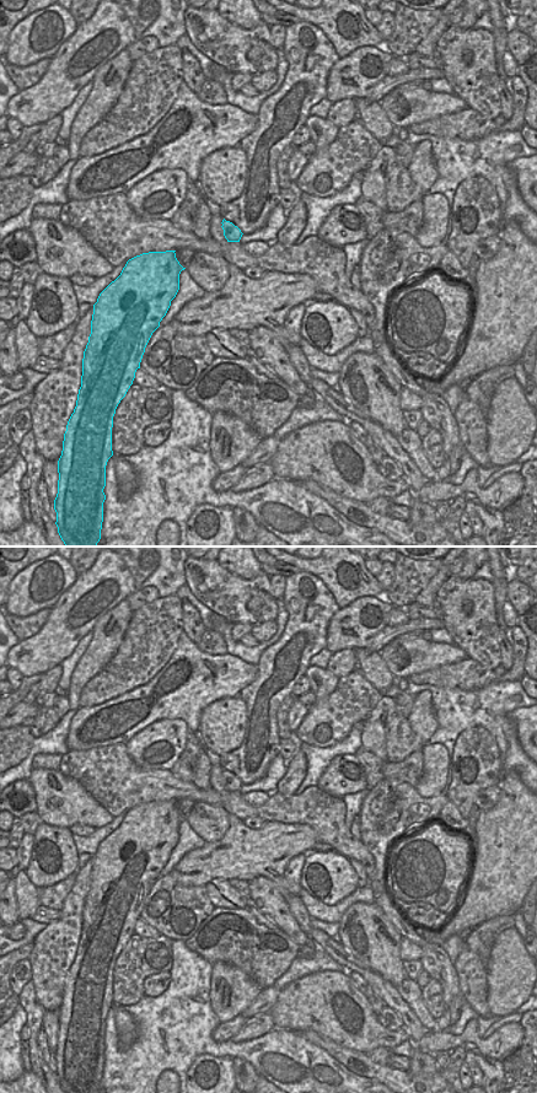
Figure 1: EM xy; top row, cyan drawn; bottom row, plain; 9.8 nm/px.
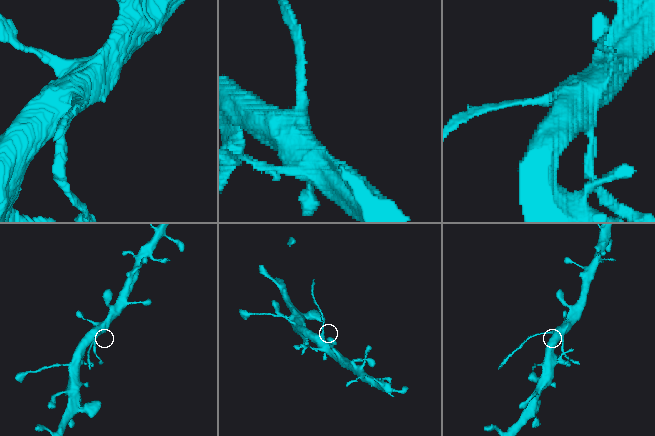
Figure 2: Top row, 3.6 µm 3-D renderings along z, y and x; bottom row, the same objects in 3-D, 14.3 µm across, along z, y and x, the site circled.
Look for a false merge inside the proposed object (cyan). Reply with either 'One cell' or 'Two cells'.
Two cells.

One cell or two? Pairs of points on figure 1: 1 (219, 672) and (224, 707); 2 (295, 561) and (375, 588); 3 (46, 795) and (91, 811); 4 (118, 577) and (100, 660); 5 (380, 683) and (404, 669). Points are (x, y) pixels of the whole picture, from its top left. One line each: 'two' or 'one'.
1: two
2: one
3: one
4: two
5: two

